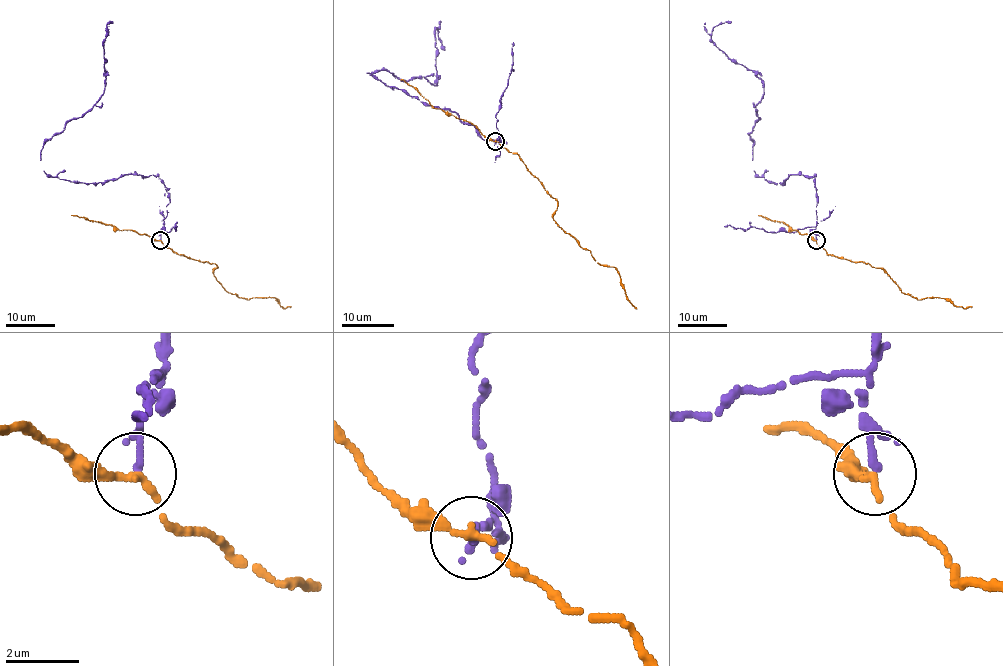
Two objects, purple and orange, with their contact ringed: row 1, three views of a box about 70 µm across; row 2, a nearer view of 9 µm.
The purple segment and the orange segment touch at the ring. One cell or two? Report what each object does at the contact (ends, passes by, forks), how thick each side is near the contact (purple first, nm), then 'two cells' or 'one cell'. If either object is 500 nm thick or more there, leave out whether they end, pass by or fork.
purple ends; orange passes by; calibres 200 and 200 nm; two cells

